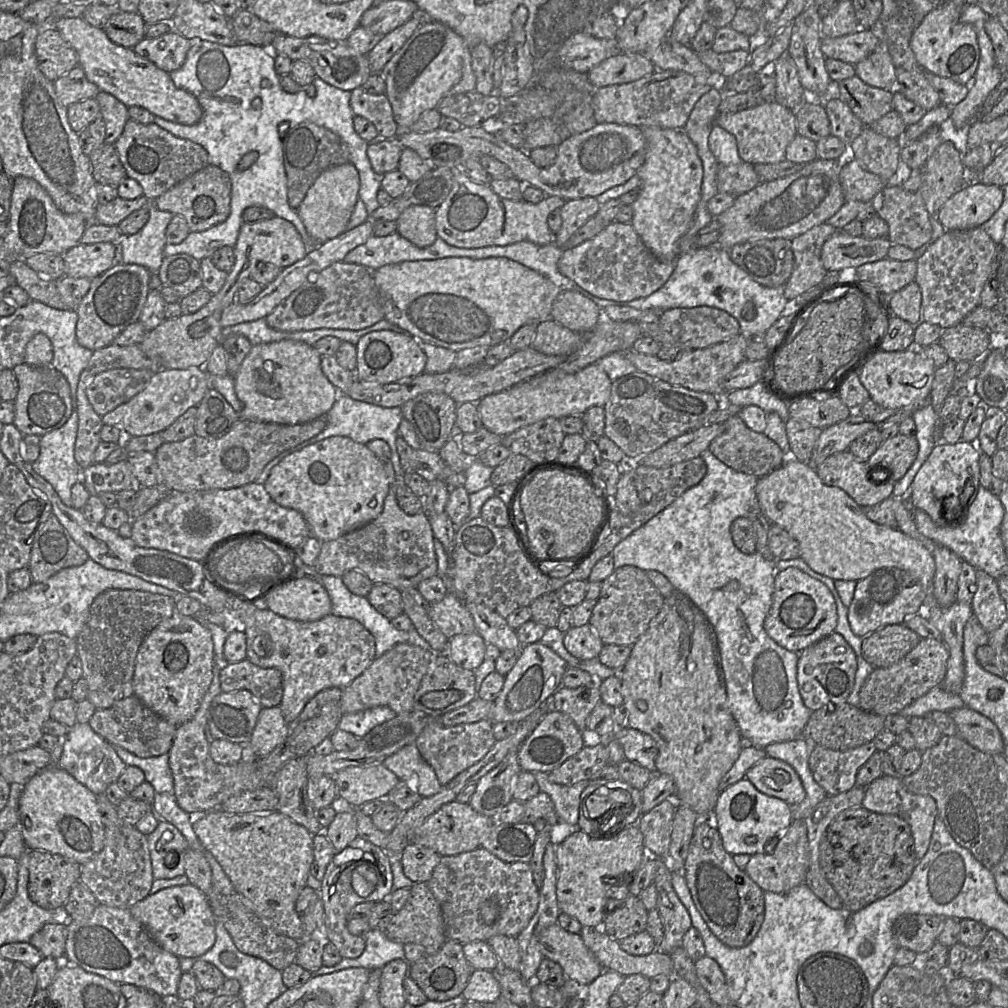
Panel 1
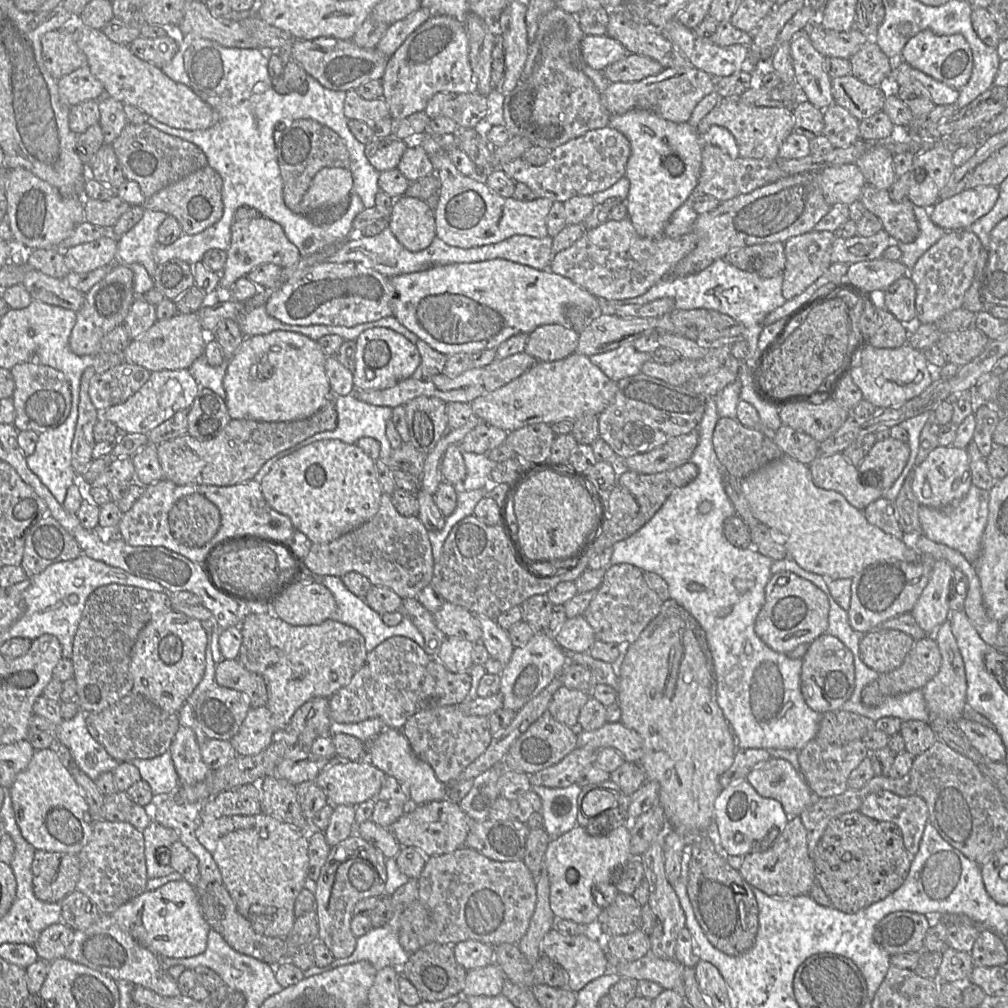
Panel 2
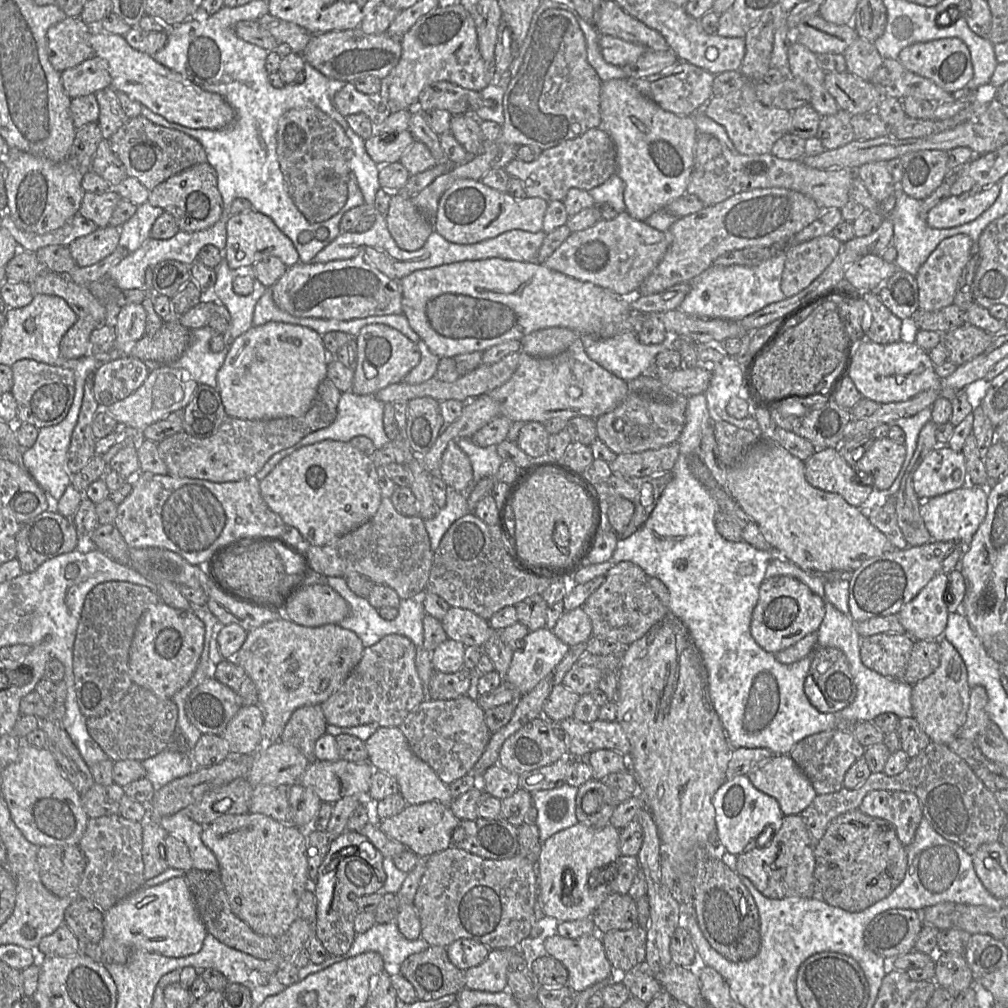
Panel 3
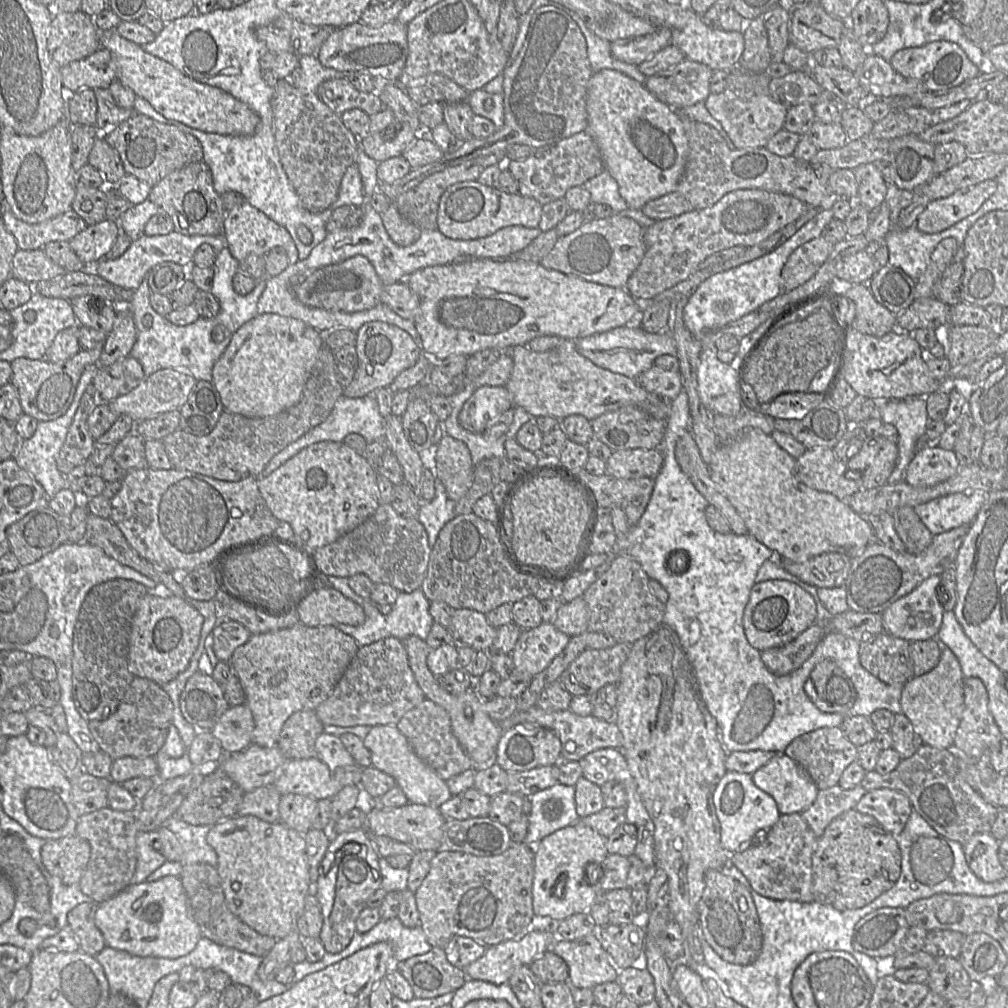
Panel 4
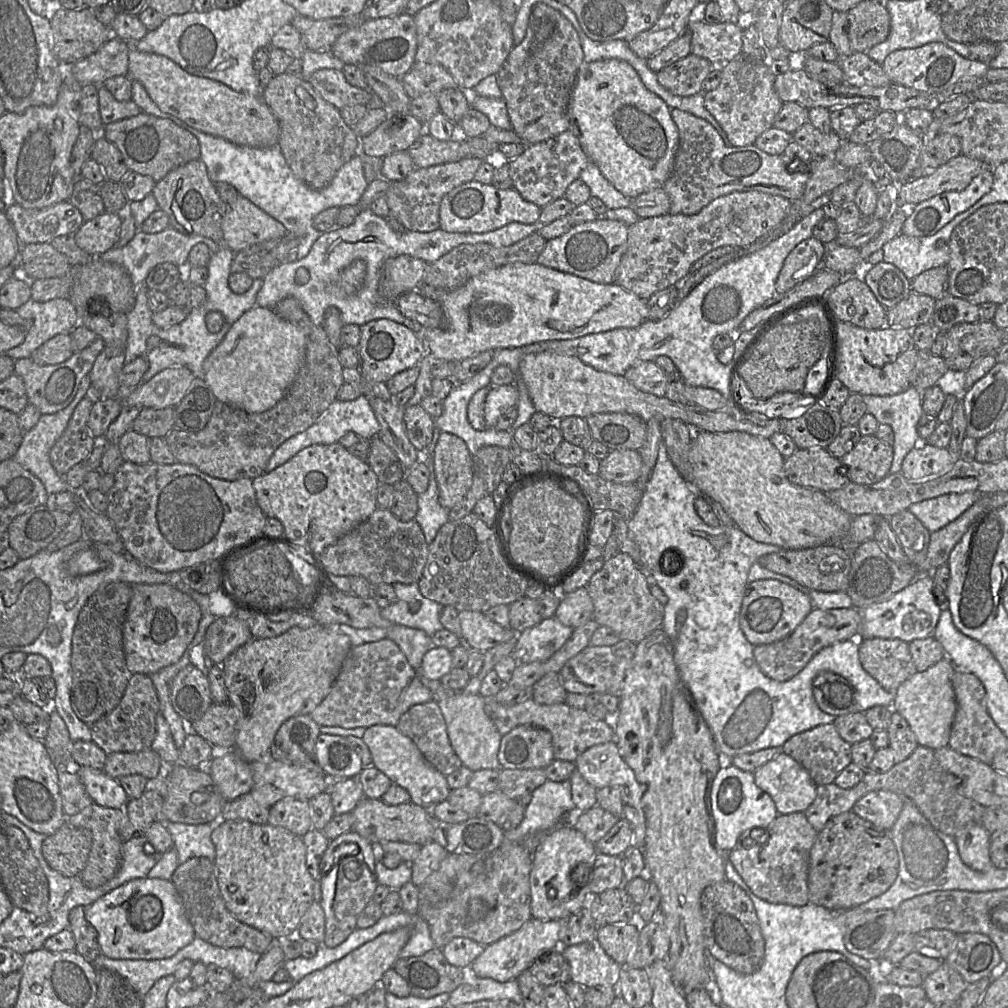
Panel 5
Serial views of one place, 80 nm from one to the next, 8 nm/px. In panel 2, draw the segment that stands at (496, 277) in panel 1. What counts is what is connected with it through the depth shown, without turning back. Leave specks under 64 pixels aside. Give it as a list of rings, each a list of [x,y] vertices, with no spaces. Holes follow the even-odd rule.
[[[502,258],[437,265],[393,276],[390,282],[395,291],[393,316],[419,339],[446,356],[496,349],[512,336],[529,334],[541,325],[566,325],[564,308],[570,304],[579,305],[594,315],[603,312],[603,302],[570,279],[550,270],[538,270]]]

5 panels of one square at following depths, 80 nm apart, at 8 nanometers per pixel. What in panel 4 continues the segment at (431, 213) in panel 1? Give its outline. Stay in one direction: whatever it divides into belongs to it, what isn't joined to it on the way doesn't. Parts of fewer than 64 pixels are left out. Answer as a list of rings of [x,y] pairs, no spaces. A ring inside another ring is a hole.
[[[393,202],[381,216],[389,237],[396,245],[408,247],[420,238],[422,230],[405,219]]]

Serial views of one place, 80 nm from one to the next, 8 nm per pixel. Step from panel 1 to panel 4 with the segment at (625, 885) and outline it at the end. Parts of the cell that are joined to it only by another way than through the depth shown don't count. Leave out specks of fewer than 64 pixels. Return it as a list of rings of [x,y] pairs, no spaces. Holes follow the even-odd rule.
[[[577,820],[574,824],[561,828],[552,834],[543,838],[534,846],[534,878],[532,886],[533,911],[536,918],[551,918],[554,922],[560,922],[574,914],[588,912],[591,905],[602,892],[599,892],[593,886],[587,885],[587,874],[590,875],[594,870],[587,873],[585,866],[593,868],[594,862],[603,862],[608,856],[606,848],[607,838],[587,826],[585,823]]]

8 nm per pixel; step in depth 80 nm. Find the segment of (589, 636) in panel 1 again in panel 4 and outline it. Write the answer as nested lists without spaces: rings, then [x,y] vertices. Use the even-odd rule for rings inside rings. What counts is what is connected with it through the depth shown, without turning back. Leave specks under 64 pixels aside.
[[[583,596],[576,597],[569,602],[562,602],[556,612],[553,624],[559,631],[570,637],[590,631],[588,608]]]

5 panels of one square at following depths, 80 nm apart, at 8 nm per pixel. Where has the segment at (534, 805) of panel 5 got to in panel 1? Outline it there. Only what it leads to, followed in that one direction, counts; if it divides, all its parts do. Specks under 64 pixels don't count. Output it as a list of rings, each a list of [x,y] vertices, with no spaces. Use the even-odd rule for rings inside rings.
[[[532,773],[535,775],[541,792],[548,794],[553,801],[559,822],[571,825],[578,824],[581,794],[589,786],[589,781],[581,781],[571,786],[563,786],[551,782],[548,779],[548,773]]]

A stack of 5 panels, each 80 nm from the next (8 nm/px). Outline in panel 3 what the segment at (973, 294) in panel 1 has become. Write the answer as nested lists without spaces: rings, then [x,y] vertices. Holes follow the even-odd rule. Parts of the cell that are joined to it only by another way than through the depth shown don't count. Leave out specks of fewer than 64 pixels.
[[[965,234],[943,239],[919,268],[915,278],[918,286],[918,308],[935,311],[953,304],[959,280],[970,257],[972,240]]]

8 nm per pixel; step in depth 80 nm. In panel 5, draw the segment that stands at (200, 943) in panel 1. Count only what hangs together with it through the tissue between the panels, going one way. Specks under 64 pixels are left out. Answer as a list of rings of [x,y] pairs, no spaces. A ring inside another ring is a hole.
[[[134,879],[113,889],[85,909],[85,917],[98,933],[101,953],[112,959],[165,959],[196,937],[180,896],[171,880]]]

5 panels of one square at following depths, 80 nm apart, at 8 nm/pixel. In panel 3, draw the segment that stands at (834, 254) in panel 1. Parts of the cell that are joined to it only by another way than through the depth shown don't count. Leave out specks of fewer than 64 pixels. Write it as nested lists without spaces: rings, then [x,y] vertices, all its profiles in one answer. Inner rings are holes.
[[[884,217],[879,228],[867,236],[854,237],[843,243],[844,249],[856,252],[859,257],[874,254],[880,255],[892,245],[893,224],[889,217]]]

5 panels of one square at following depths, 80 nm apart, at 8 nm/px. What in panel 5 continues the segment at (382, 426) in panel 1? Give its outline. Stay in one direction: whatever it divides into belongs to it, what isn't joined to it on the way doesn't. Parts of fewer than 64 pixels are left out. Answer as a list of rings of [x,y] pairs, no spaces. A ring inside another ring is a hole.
[[[360,396],[354,401],[335,400],[329,406],[326,413],[315,424],[304,432],[289,438],[278,447],[270,458],[265,473],[272,472],[274,469],[293,458],[298,452],[311,445],[339,443],[339,439],[347,432],[355,433],[362,440],[371,440],[379,436],[380,425],[372,410],[369,399],[366,396]]]

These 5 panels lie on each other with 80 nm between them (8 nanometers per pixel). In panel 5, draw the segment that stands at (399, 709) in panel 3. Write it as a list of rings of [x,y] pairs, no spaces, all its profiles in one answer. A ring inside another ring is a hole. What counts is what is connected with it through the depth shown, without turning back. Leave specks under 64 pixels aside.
[[[384,638],[351,648],[330,692],[310,715],[320,727],[396,726],[409,708],[432,699],[431,691],[422,683],[399,646]]]

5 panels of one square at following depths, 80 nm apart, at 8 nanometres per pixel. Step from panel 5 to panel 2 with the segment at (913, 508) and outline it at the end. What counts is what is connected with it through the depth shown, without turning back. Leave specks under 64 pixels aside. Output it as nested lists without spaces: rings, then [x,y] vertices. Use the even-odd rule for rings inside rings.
[[[971,485],[968,493],[959,501],[942,509],[921,505],[919,521],[923,535],[929,540],[957,550],[967,561],[974,564],[981,552],[983,533],[988,520],[989,491]]]

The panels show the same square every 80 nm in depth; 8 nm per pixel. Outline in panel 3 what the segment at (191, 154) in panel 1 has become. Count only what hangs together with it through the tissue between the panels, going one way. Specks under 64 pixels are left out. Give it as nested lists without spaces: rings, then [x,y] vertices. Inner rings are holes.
[[[141,115],[130,118],[108,142],[125,166],[127,176],[138,179],[149,191],[171,176],[207,162],[206,152],[199,141],[179,130],[156,125]]]

